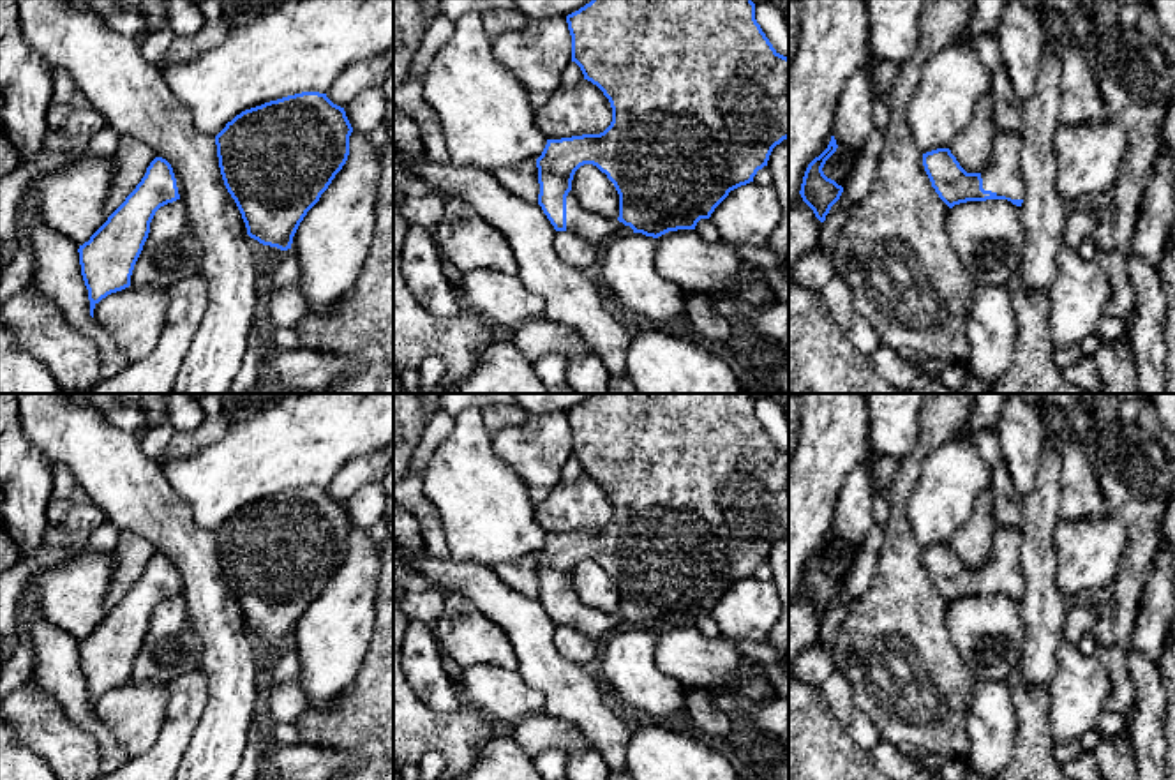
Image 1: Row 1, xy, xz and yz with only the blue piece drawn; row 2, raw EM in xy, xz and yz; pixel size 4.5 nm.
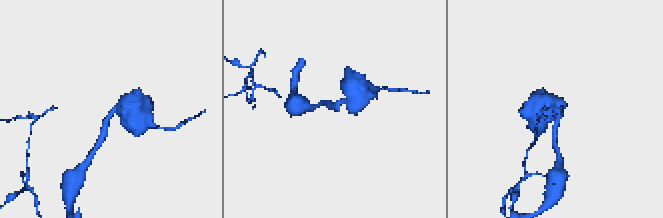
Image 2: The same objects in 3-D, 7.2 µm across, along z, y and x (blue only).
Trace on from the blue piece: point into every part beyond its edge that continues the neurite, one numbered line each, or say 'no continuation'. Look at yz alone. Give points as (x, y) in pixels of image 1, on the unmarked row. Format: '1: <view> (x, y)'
1: yz (1004, 572)

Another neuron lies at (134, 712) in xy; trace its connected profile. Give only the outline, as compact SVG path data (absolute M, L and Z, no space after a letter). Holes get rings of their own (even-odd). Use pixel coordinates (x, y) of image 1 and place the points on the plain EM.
M129 681L95 699L94 716L111 731L129 757L138 757L152 748L164 725L166 699L166 683Z

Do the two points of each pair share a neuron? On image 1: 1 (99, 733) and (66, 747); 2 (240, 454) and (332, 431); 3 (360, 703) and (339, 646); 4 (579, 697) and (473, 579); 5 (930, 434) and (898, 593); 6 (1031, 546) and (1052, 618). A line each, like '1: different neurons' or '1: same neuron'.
1: different neurons
2: same neuron
3: different neurons
4: same neuron
5: same neuron
6: same neuron

